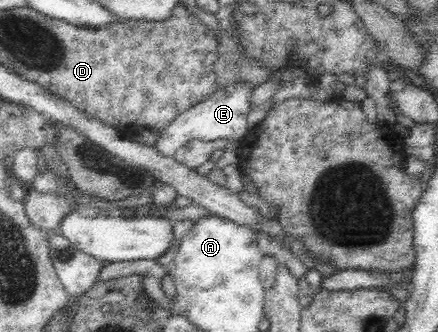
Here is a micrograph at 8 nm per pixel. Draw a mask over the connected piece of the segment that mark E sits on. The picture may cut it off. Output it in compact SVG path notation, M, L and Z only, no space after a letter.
M233 84L224 90L218 90L210 95L205 101L190 107L183 114L177 116L166 128L161 130L156 137L153 147L159 154L171 157L180 147L183 147L189 139L202 139L211 141L214 139L233 139L241 141L250 129L247 126L247 115L249 113L249 95L251 87L247 84Z

